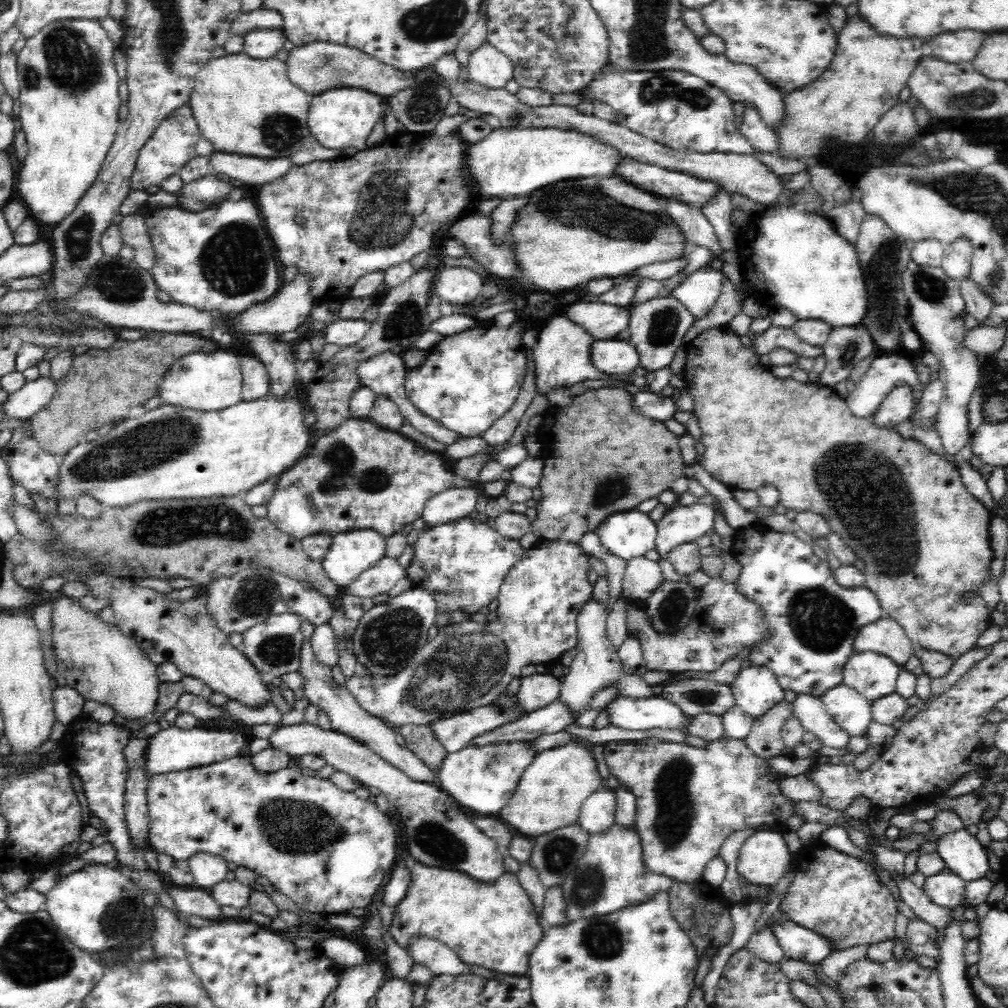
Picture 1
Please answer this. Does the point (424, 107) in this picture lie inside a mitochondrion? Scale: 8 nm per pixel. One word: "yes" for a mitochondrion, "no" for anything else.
yes

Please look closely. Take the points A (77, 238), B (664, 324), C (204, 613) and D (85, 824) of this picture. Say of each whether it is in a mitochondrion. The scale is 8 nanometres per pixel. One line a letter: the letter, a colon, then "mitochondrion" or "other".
A: mitochondrion
B: mitochondrion
C: other
D: other

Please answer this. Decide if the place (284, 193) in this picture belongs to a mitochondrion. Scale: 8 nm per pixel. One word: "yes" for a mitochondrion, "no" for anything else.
no

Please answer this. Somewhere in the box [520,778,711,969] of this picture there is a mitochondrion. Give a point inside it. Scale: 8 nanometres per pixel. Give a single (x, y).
(603, 940)

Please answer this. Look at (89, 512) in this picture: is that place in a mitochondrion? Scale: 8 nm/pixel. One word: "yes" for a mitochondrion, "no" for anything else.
no

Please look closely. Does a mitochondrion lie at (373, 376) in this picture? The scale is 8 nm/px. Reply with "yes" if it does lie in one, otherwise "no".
no

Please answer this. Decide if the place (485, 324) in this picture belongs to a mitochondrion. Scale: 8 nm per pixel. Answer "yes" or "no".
no

